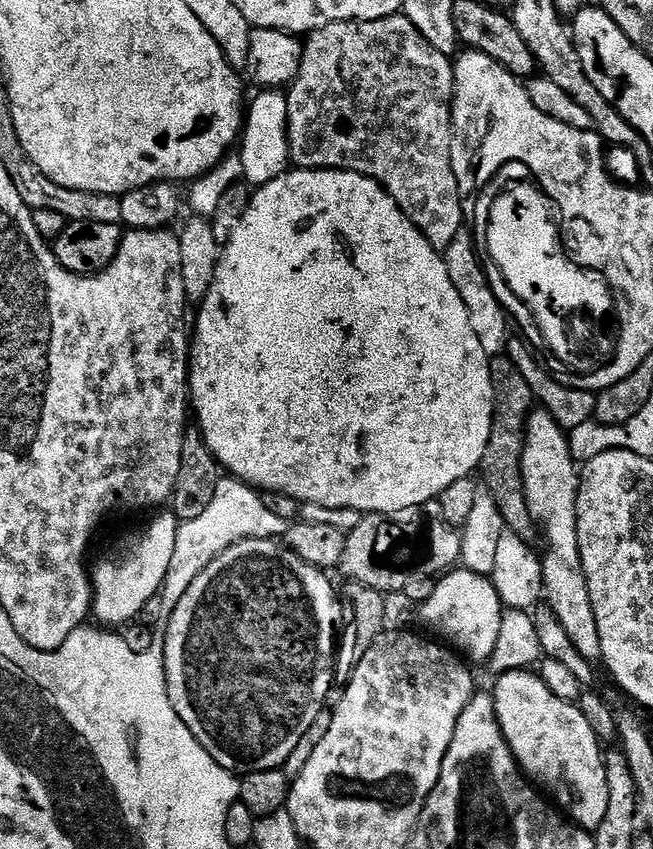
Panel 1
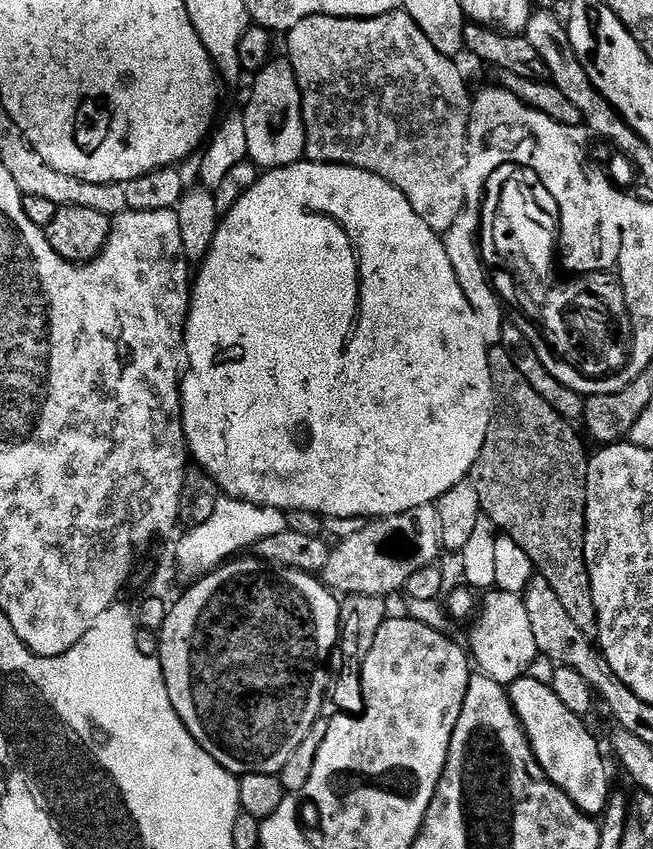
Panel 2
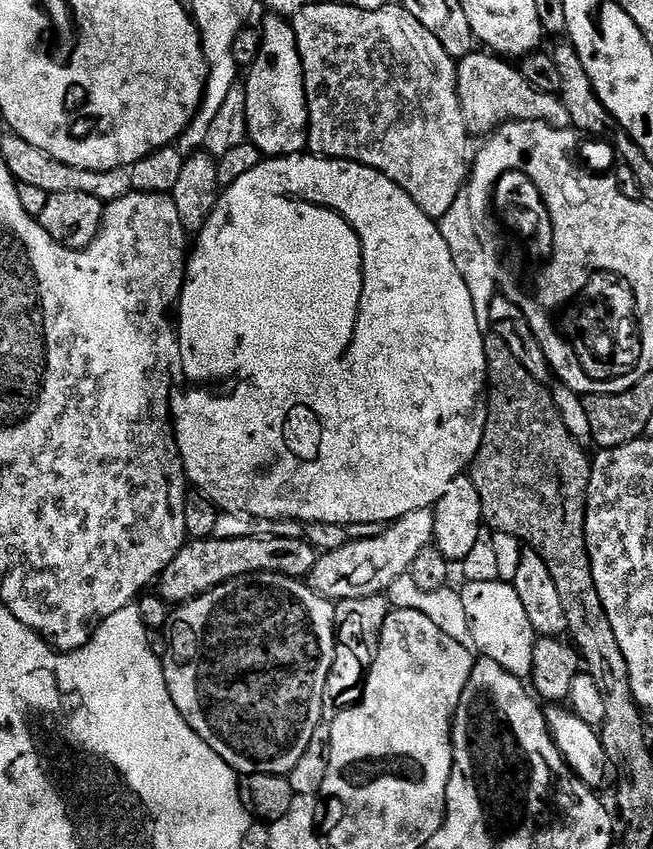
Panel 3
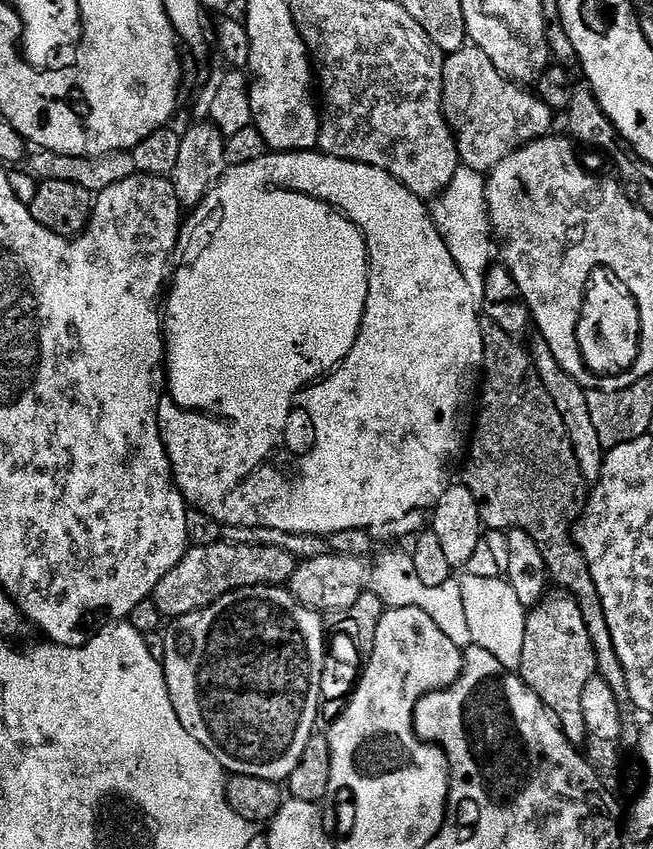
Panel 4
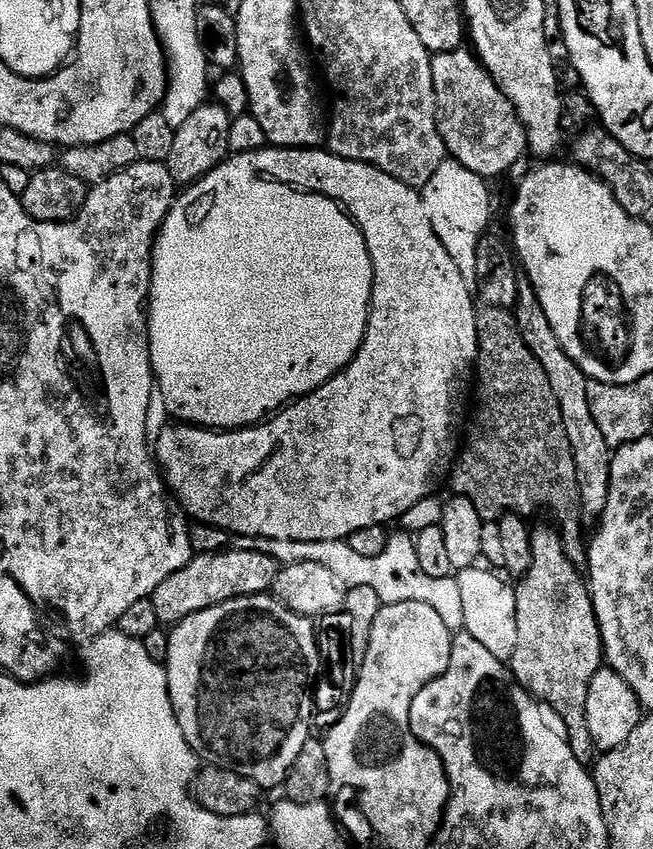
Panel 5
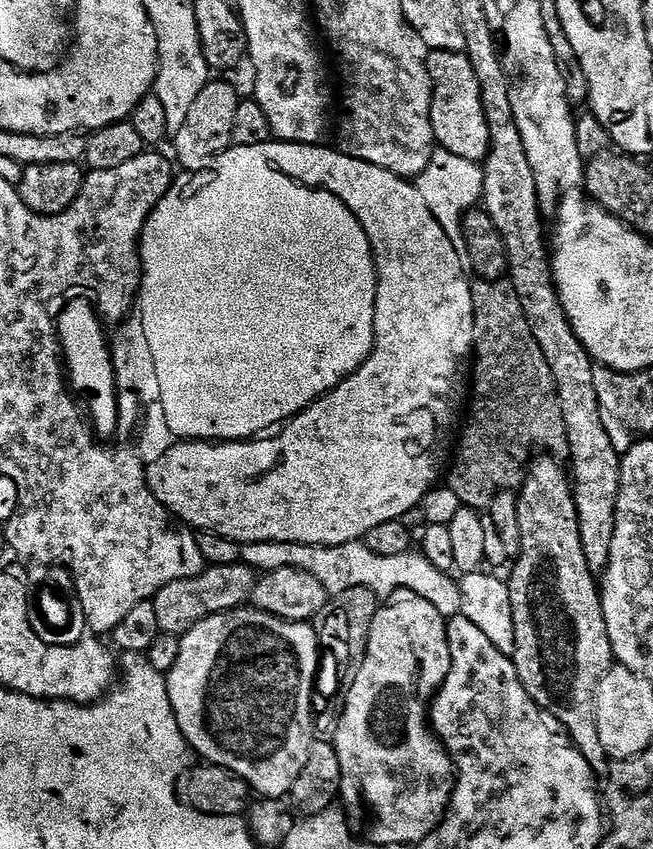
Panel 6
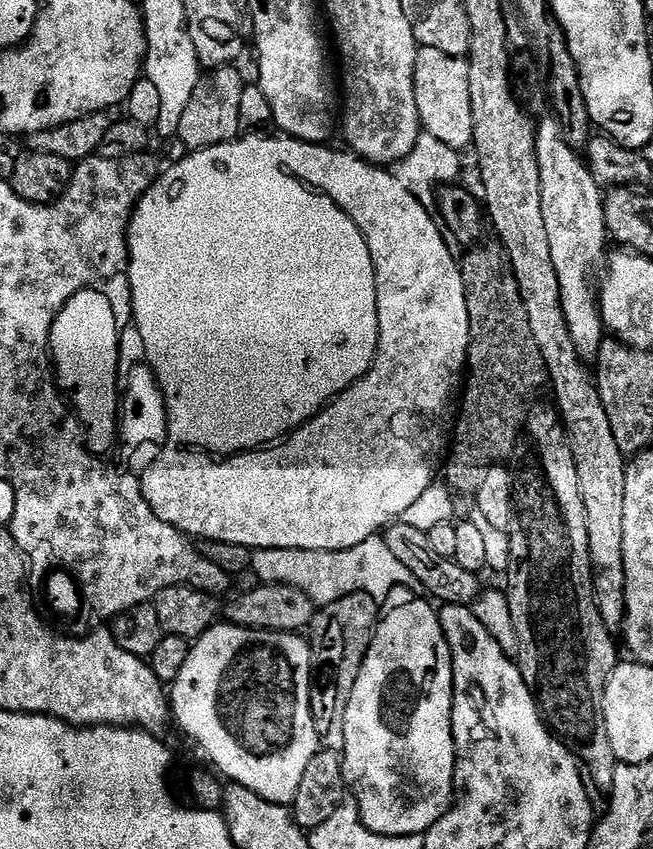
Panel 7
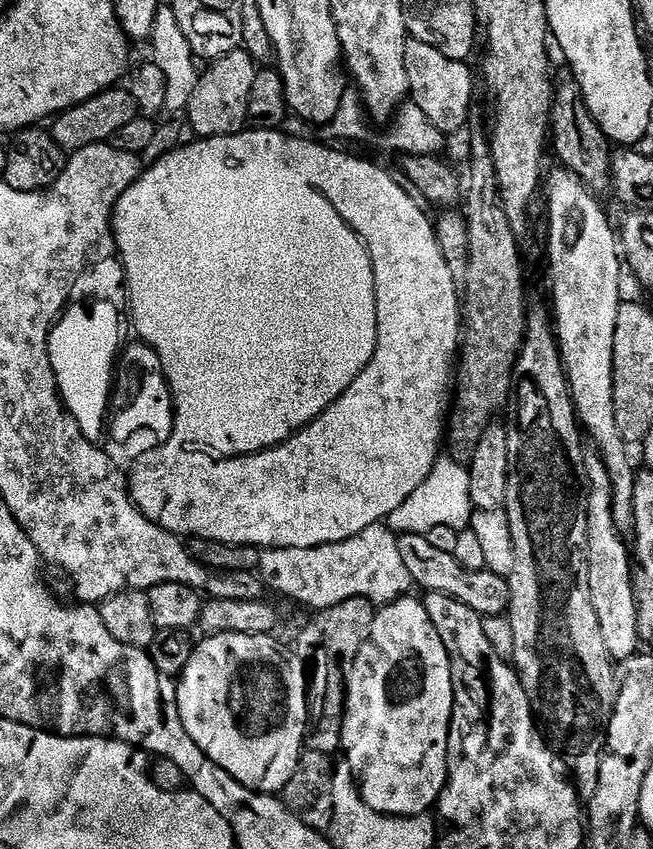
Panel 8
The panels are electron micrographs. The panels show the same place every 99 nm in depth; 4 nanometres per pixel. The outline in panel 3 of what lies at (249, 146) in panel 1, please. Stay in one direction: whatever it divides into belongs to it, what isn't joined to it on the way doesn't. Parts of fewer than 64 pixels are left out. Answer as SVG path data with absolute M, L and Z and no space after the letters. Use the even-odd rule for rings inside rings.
M268 14L265 17L264 24L262 23L258 58L255 64L247 69L248 80L243 81L246 90L247 139L264 158L298 155L308 147L308 103L304 89L302 58L298 54L298 42L294 38L291 23L279 14Z

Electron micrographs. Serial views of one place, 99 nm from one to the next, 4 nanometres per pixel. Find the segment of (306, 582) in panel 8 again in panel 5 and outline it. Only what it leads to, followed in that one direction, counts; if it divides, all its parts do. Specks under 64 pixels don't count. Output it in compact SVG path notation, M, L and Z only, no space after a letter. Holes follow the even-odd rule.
M400 530L396 536L389 535L386 550L374 558L362 558L362 554L354 554L347 540L319 540L318 542L302 542L301 540L273 540L261 536L246 536L239 541L242 550L254 550L258 554L270 554L281 564L297 564L298 562L318 562L330 570L334 570L337 578L344 581L348 588L370 586L378 594L381 605L398 602L426 602L442 614L446 626L453 634L464 631L462 618L462 593L458 590L458 582L452 576L446 578L430 578L418 564L418 550L415 539L407 531Z

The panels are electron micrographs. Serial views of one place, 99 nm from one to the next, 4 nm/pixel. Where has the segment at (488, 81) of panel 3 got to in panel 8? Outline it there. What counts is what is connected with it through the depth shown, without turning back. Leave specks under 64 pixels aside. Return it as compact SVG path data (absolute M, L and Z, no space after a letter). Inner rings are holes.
M411 38L406 42L406 78L408 79L408 90L410 93L411 103L418 106L418 110L422 110L422 114L426 114L426 118L430 118L430 122L434 122L434 126L438 126L438 130L445 134L456 132L468 120L468 111L472 108L472 72L467 67L469 66L462 60L451 60L446 58L446 54L442 54L442 50L434 50L434 46L426 46L426 42L418 42Z

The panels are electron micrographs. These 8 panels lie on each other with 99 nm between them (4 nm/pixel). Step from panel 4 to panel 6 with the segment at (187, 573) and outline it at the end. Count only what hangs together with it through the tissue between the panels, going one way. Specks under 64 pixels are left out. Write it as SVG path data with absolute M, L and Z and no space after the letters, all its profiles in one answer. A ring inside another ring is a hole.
M247 564L211 565L205 567L194 578L175 580L152 597L152 605L158 614L158 626L164 634L183 634L202 622L207 616L219 612L230 612L234 608L243 608L252 599L252 591L256 585L258 573Z

